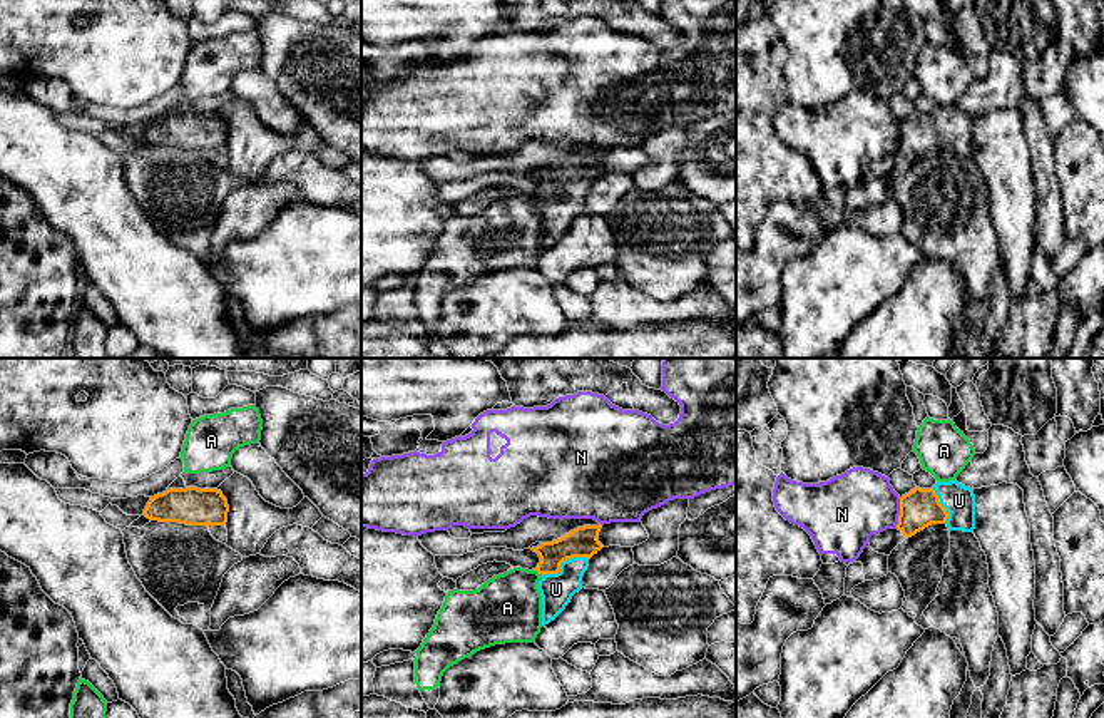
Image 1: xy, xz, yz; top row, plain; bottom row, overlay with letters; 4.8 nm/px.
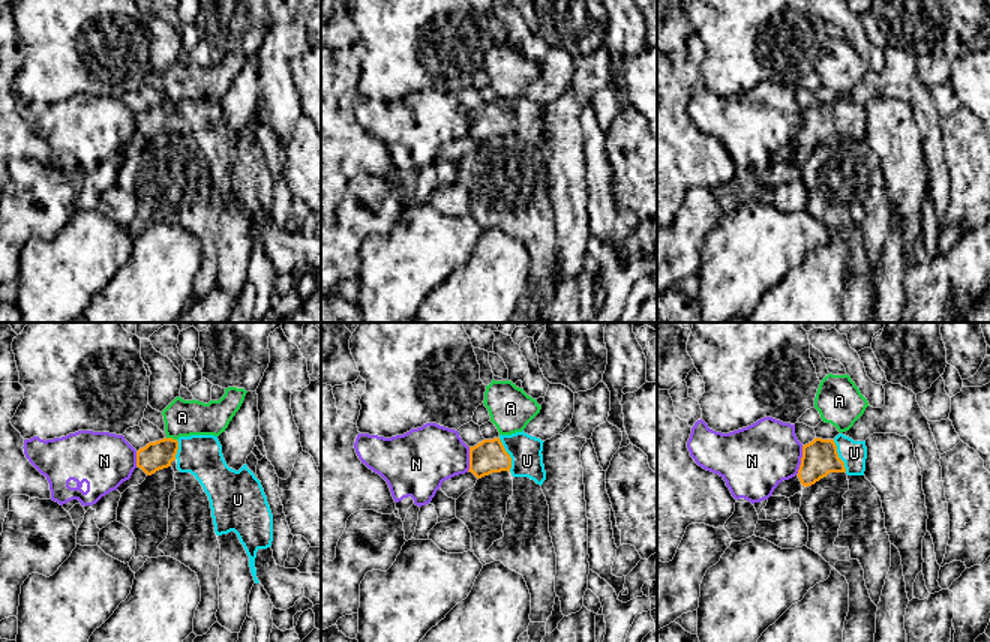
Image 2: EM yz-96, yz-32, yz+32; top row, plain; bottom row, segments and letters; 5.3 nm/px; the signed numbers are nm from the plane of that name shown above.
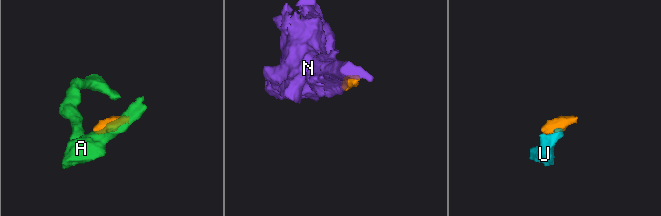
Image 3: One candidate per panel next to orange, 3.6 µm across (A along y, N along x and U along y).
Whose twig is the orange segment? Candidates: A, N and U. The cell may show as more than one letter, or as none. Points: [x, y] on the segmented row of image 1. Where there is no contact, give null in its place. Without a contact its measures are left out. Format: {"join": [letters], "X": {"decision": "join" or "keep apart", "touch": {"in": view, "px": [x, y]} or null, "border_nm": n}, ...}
{"join": ["U"], "A": {"decision": "keep apart", "touch": {"in": "xz", "px": [537, 571]}, "border_nm": 60}, "N": {"decision": "keep apart", "touch": {"in": "yz", "px": [900, 512]}, "border_nm": 150}, "U": {"decision": "join", "touch": {"in": "xz", "px": [562, 561]}, "border_nm": 240}}

